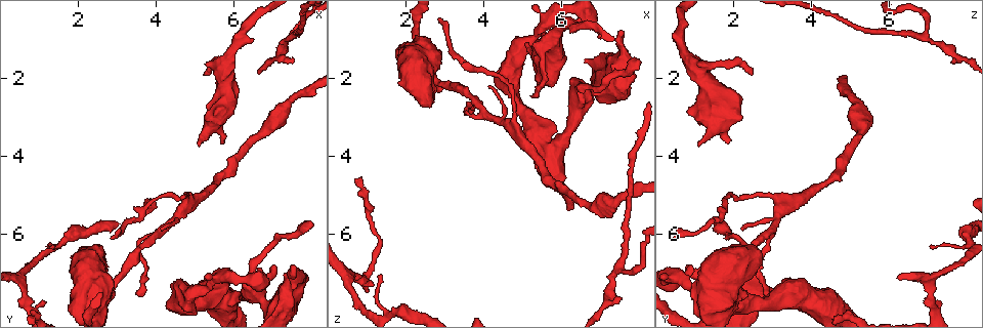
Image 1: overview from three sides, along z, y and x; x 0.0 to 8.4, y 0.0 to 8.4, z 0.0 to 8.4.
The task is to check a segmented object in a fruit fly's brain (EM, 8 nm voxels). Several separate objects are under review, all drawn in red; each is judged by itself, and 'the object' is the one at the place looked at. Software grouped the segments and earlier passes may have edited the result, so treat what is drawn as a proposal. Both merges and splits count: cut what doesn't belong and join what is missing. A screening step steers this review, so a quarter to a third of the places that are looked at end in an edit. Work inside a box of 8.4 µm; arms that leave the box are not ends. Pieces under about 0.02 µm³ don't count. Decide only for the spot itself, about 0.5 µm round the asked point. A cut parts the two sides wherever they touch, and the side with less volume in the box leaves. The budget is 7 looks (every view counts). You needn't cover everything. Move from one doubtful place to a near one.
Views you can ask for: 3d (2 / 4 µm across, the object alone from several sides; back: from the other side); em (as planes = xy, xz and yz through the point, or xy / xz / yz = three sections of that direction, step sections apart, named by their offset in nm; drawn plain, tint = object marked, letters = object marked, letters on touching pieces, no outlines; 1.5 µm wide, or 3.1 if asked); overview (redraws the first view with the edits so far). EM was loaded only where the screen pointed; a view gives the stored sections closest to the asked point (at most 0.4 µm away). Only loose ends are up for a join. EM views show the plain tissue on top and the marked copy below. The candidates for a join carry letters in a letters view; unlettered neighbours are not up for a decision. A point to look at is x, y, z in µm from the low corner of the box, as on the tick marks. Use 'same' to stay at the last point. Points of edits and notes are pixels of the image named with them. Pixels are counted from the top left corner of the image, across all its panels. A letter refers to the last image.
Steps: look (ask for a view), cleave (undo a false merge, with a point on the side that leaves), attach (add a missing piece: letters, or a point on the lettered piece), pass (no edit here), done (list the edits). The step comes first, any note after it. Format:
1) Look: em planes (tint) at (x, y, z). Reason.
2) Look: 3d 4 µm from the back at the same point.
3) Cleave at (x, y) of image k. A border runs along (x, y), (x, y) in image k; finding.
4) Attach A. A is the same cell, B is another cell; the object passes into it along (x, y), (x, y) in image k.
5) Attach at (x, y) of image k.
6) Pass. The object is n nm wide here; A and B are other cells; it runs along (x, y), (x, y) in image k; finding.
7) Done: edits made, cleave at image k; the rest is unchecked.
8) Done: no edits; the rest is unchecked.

Look: em yz step 4 (tint) at (5.95, 7.65, 3.65). Three arms meet.

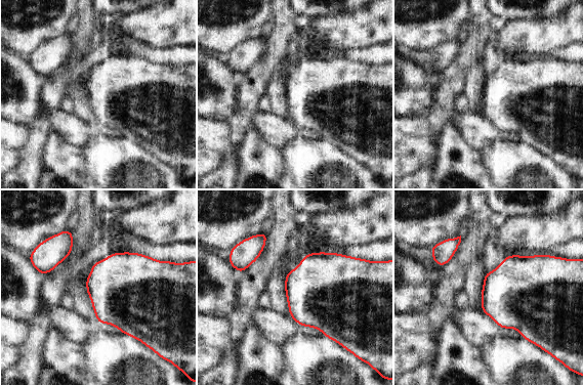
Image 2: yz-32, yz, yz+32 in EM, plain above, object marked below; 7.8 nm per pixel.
Look: em planes (tint) at the same point. Cut it another way.

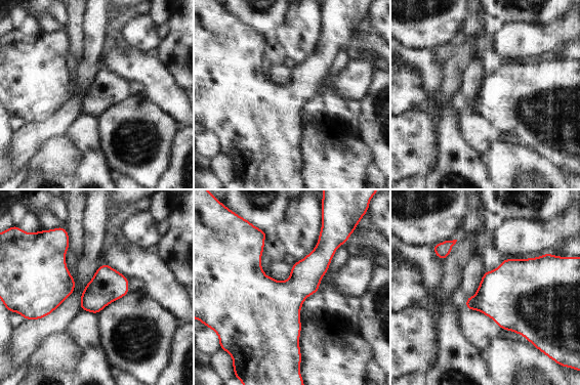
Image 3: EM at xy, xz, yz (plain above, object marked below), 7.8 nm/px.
Look: em planes (letters) at the same point.

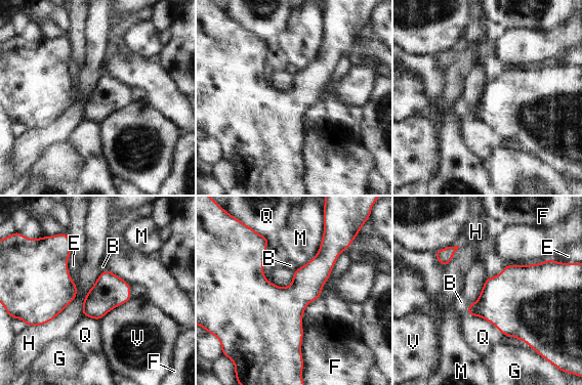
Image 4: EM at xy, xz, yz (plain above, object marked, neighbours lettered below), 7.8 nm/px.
Pass. B, E, F, G, H, M, Q and V are other cells; a border runs along (77, 283), (77, 296), (35, 326) in image 4; continuous, no second neuron.

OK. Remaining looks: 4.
Look: em xy step 8 (letters) at (5.25, 1.90, 2.50). Free end.

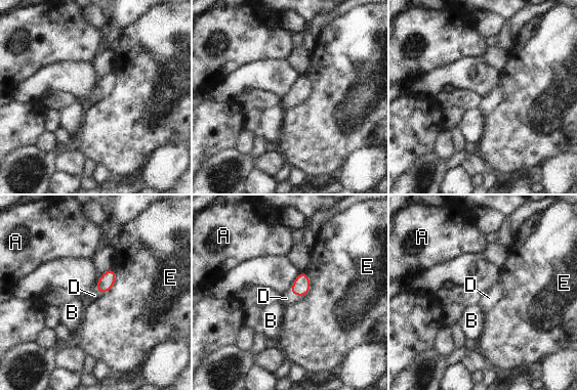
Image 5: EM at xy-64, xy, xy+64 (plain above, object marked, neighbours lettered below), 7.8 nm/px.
Attach D. D is the same cell, A, B and E are other cells; the object passes into it along (300, 287), (292, 294), (287, 299) in image 5; the neuron continues.

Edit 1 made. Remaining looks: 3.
Look: overview.

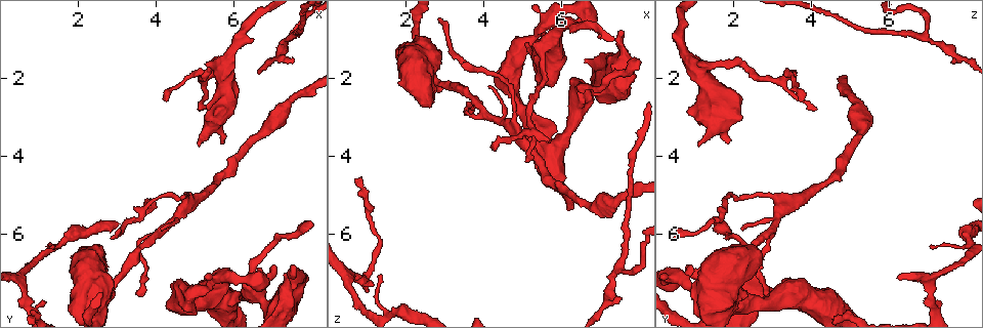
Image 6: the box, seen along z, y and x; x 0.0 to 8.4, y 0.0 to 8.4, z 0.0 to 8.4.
Look: em planes (letters) at (5.10, 2.80, 4.15). Thin end.

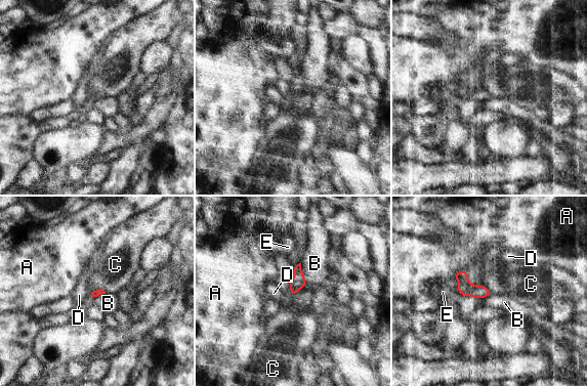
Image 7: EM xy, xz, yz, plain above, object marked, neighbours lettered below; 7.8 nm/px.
Pass. A, B, C, D and E are other cells; no lettered piece goes on from it.

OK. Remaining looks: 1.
Done: edits made, attach at image 5; the rest is unchecked.

